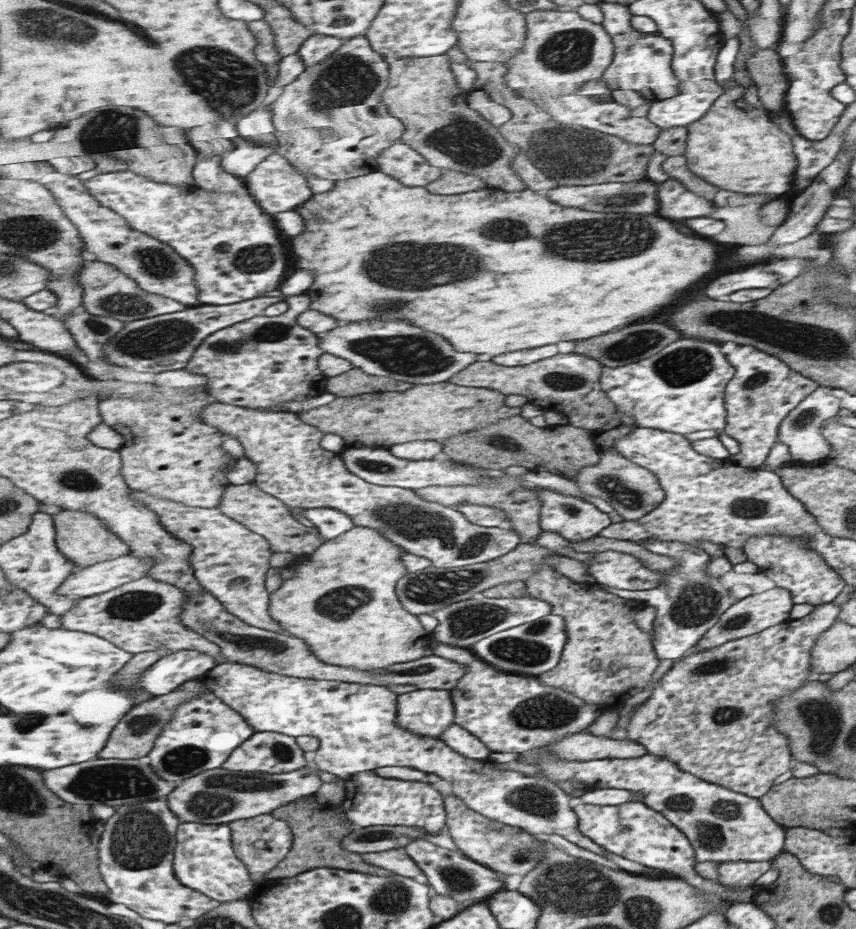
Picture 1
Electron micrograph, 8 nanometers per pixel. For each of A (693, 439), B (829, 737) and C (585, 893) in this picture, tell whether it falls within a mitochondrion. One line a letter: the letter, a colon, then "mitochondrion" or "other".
A: other
B: mitochondrion
C: mitochondrion

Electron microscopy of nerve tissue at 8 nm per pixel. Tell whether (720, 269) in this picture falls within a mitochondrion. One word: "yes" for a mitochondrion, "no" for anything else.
no

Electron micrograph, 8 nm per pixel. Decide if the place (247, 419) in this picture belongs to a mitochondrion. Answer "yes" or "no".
no

